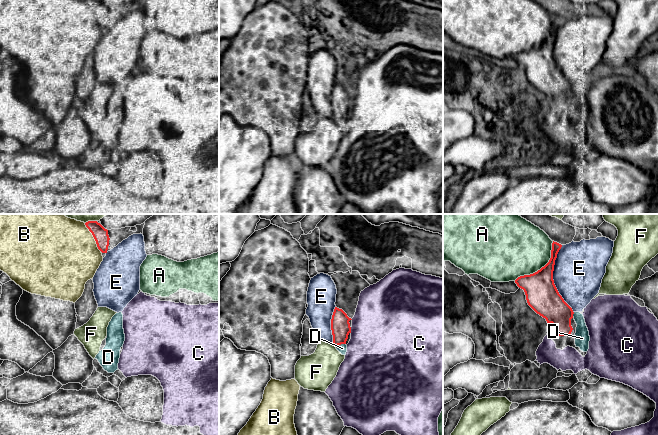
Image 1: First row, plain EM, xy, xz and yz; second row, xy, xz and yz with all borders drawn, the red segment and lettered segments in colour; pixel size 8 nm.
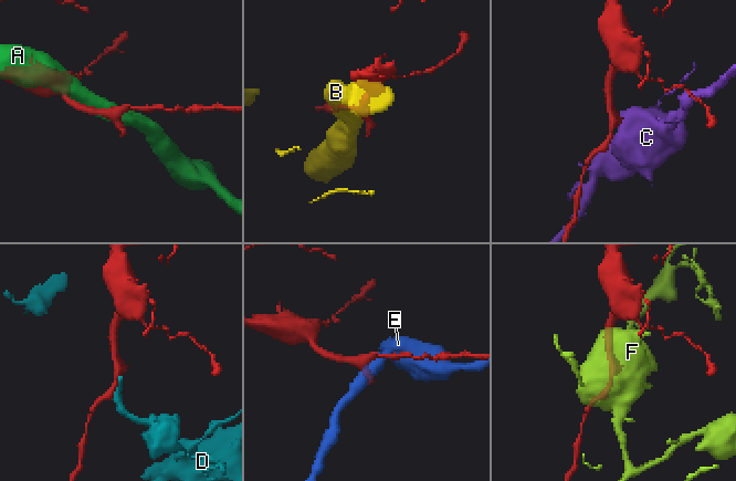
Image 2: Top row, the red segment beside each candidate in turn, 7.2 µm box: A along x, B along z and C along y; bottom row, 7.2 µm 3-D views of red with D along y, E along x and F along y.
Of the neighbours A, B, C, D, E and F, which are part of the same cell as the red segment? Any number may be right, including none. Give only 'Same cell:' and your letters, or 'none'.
Same cell: D

